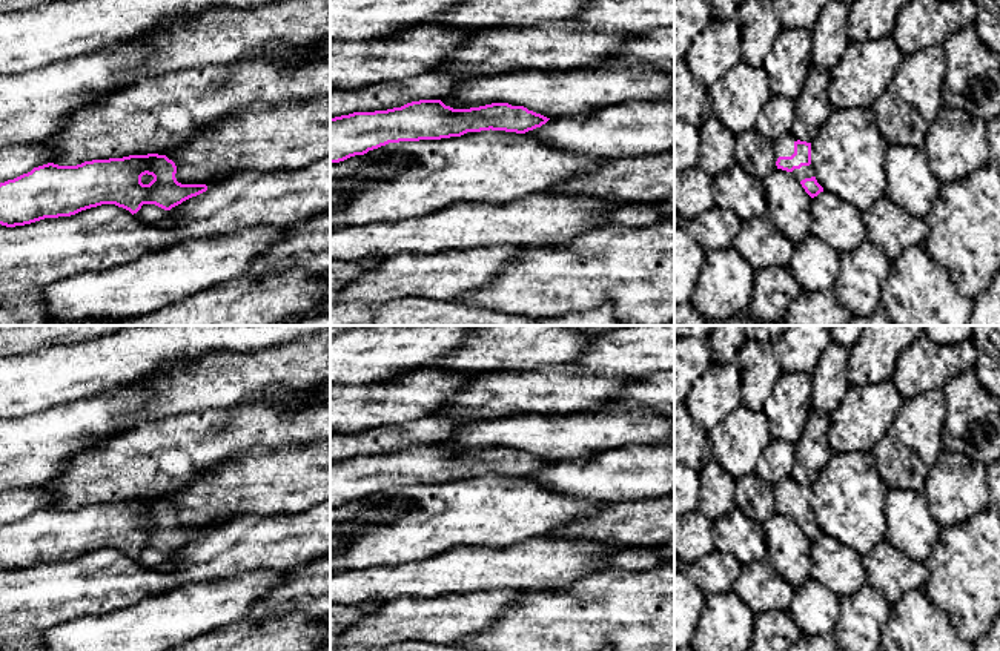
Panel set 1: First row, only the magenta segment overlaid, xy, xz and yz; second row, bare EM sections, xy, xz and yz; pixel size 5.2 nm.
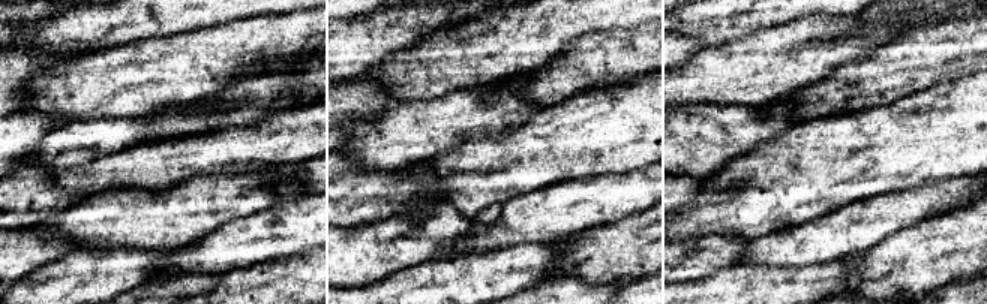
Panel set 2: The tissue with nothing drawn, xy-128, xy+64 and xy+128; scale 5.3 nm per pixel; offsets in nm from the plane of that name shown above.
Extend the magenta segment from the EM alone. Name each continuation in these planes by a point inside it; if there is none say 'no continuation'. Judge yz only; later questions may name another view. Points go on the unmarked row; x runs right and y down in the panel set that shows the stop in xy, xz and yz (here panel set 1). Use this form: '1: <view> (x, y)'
1: yz (784, 490)

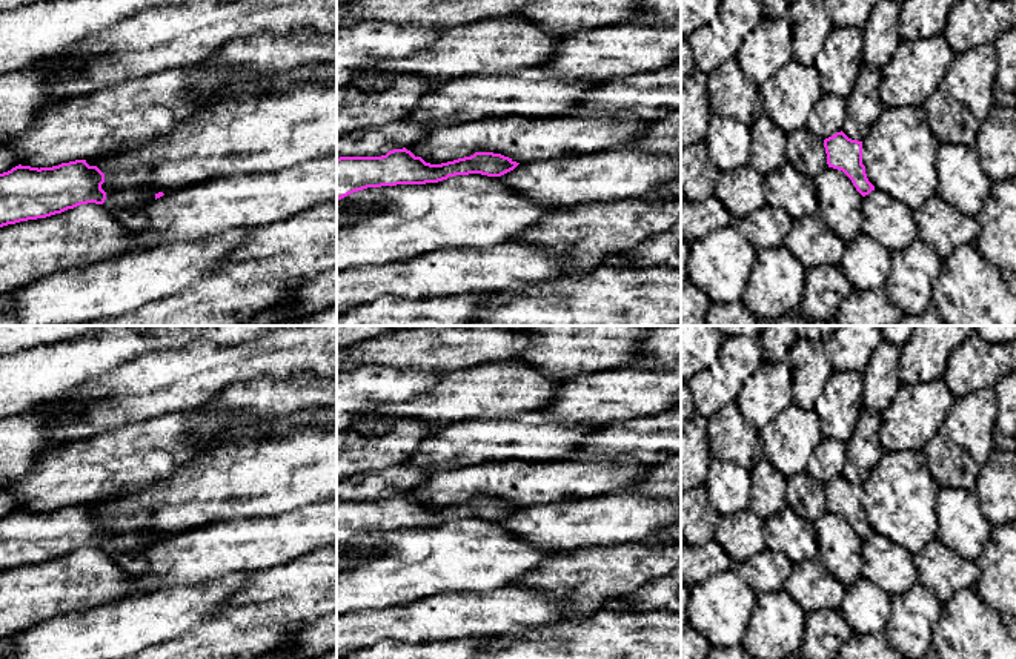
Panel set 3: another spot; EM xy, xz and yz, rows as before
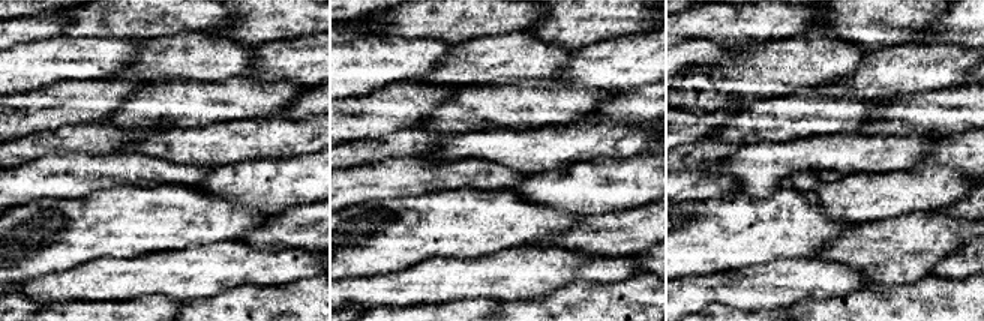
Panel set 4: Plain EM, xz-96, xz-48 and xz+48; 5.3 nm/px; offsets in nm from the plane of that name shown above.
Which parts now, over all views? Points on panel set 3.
no continuation

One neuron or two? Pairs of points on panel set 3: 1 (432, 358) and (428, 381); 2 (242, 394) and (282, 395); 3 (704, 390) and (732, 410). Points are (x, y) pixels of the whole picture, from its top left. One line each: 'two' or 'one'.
1: two
2: one
3: two

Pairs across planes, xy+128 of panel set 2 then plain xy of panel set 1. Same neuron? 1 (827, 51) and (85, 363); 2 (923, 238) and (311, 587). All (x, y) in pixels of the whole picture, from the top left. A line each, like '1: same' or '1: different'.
1: different
2: same

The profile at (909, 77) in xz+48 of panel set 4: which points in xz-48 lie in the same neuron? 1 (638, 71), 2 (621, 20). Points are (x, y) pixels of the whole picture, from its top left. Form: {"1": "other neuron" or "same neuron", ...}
{"1": "same neuron", "2": "other neuron"}

